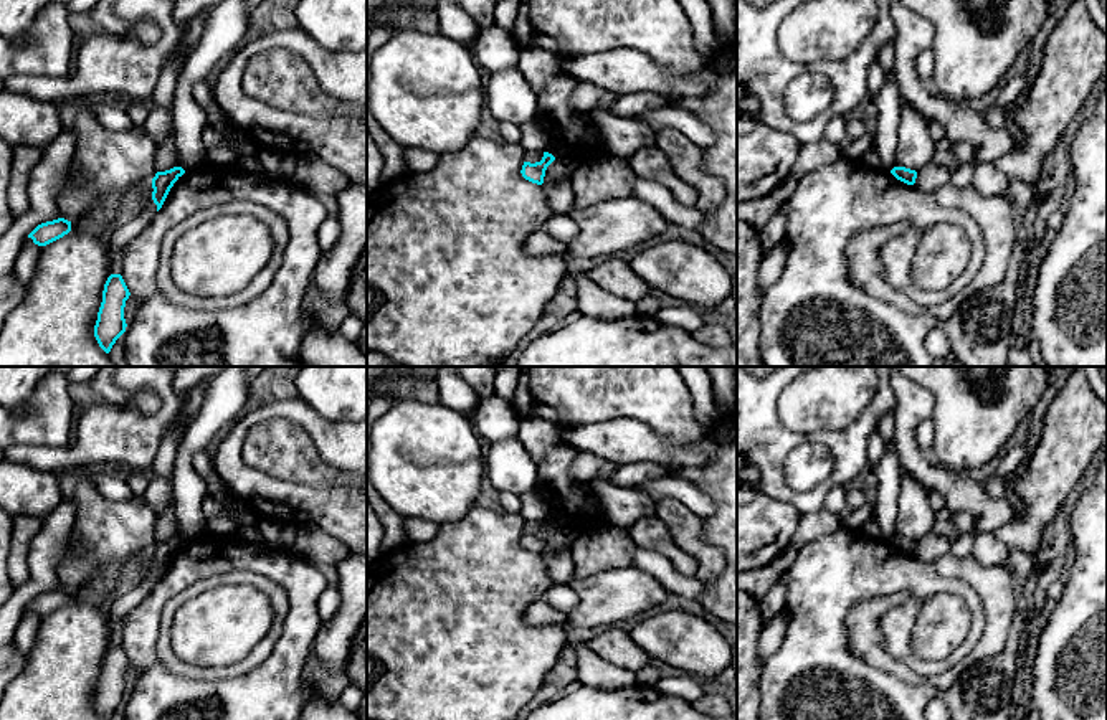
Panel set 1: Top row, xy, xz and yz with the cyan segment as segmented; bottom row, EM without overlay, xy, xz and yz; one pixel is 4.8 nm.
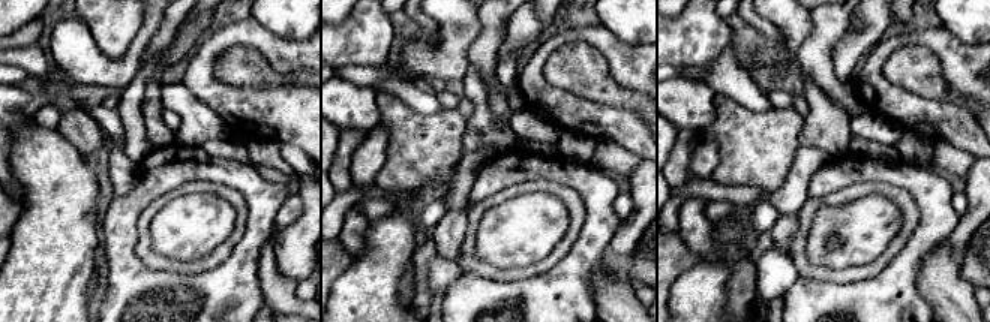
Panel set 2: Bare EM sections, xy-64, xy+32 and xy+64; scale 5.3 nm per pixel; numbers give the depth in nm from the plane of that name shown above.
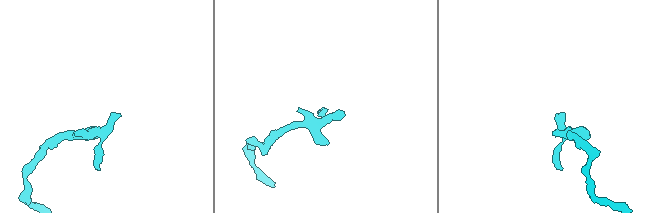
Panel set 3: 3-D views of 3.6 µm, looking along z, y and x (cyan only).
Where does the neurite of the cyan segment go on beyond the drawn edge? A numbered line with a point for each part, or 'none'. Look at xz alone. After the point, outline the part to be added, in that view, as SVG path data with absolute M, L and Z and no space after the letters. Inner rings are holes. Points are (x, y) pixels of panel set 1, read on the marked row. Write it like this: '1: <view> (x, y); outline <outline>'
none

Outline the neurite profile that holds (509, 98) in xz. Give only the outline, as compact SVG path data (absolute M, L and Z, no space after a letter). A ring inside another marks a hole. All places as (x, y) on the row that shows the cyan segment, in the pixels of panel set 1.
M517 68L491 73L486 86L486 109L499 122L524 126L537 116L539 94Z

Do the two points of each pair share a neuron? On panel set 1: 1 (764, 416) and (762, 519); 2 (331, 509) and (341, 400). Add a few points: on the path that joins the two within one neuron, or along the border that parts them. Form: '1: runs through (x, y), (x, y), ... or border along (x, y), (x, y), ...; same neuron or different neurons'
1: border along (757, 491), (774, 499), (787, 501), (797, 511); different neurons
2: border along (306, 400), (326, 418), (349, 421); different neurons

